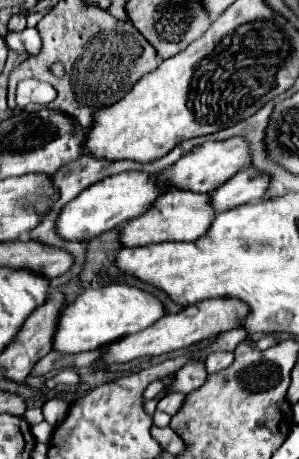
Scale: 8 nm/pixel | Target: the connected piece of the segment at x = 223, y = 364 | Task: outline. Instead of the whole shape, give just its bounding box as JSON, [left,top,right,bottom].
[205,352,233,374]

